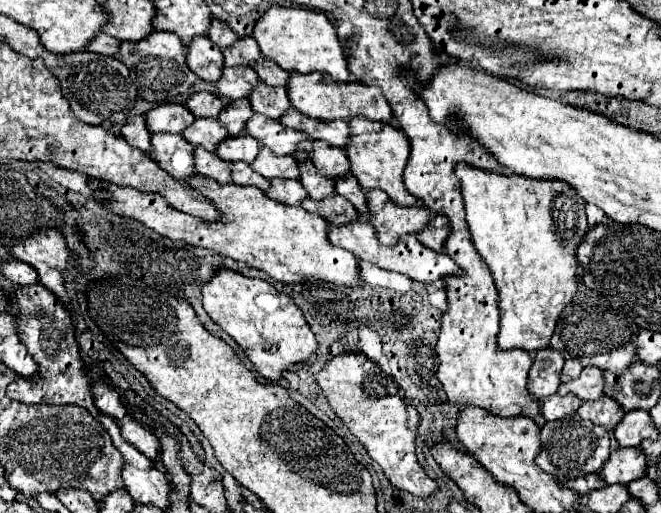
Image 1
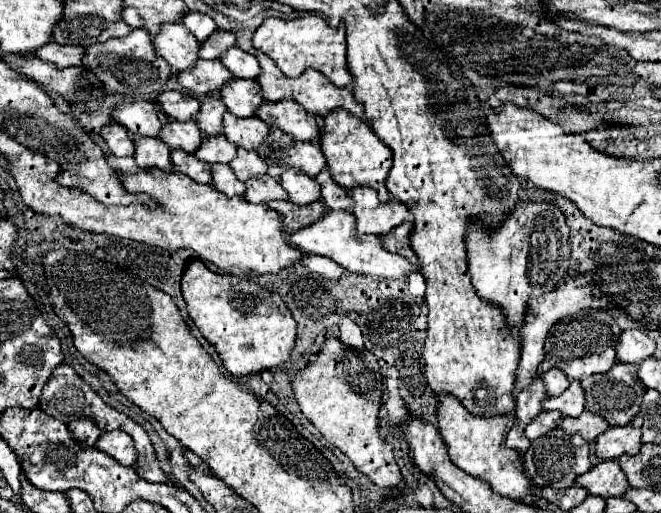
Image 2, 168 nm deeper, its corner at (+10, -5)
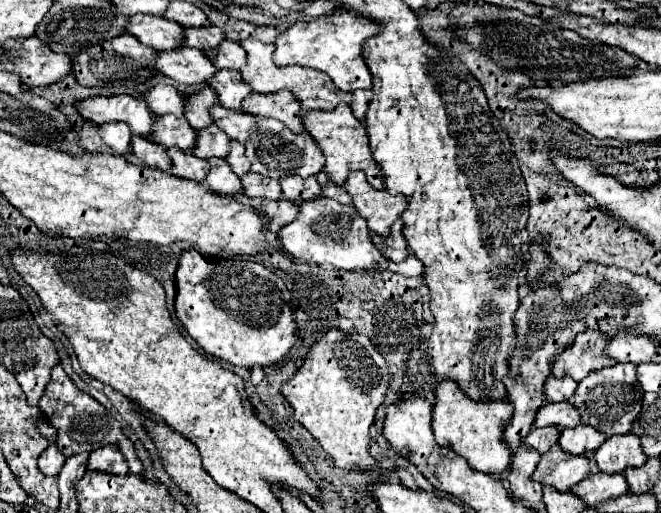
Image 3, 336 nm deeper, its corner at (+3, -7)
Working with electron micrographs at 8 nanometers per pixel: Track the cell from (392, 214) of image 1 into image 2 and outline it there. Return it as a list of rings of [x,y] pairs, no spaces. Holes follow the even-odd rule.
[[[353,188],[347,192],[355,206],[353,214],[357,216],[357,234],[385,234],[391,228],[407,220],[407,206],[397,198],[381,202],[373,188]]]

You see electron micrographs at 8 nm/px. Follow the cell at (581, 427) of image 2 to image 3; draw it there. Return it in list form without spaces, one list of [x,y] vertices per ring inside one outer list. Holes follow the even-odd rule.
[[[578,424],[576,428],[564,428],[560,434],[560,446],[570,454],[586,454],[596,452],[602,442],[606,440],[606,434],[590,424]]]

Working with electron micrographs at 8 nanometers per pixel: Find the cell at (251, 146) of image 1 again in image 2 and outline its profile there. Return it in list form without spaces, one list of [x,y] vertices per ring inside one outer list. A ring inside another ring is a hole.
[[[223,134],[217,136],[203,136],[203,142],[199,146],[199,150],[195,152],[195,156],[203,162],[215,164],[229,164],[233,160],[233,156],[237,154],[237,146],[233,146]]]

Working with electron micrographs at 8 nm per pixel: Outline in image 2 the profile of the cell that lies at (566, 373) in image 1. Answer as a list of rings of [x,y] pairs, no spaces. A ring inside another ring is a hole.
[[[553,368],[543,374],[543,382],[547,388],[547,396],[557,396],[569,388],[569,378],[565,378],[565,372]]]

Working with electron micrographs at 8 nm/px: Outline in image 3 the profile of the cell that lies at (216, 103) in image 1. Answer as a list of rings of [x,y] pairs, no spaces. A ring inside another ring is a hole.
[[[158,84],[152,90],[148,90],[148,94],[144,96],[144,100],[150,106],[150,110],[154,114],[158,114],[158,116],[162,116],[162,114],[174,114],[178,118],[184,116],[186,98],[174,86]]]

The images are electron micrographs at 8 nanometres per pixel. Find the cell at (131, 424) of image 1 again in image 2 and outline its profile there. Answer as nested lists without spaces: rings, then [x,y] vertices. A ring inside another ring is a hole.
[[[121,430],[101,434],[101,438],[95,446],[97,446],[97,450],[113,456],[121,466],[131,466],[137,458],[137,452],[133,448],[133,440],[129,438],[129,434],[121,432]]]

